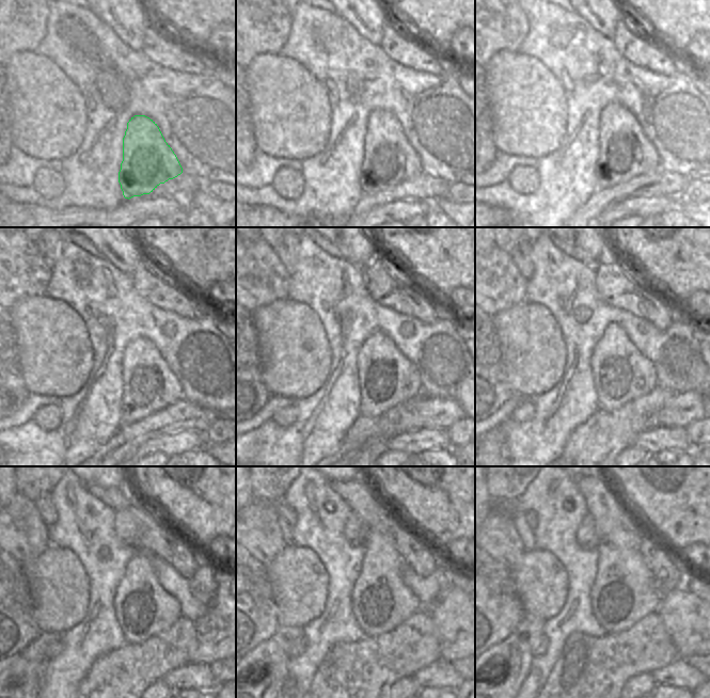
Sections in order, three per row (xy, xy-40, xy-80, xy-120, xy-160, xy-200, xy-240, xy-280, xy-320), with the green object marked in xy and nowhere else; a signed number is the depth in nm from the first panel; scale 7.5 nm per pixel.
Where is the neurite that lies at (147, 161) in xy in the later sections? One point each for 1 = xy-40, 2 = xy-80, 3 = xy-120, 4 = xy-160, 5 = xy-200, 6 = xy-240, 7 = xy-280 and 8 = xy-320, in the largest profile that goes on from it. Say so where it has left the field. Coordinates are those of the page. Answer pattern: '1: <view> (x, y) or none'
1: xy-40 (389, 159)
2: xy-80 (625, 152)
3: xy-120 (148, 384)
4: xy-160 (387, 377)
5: xy-200 (621, 374)
6: xy-240 (143, 608)
7: xy-280 (380, 600)
8: xy-320 (624, 592)

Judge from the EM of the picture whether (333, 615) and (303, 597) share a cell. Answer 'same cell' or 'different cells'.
different cells

